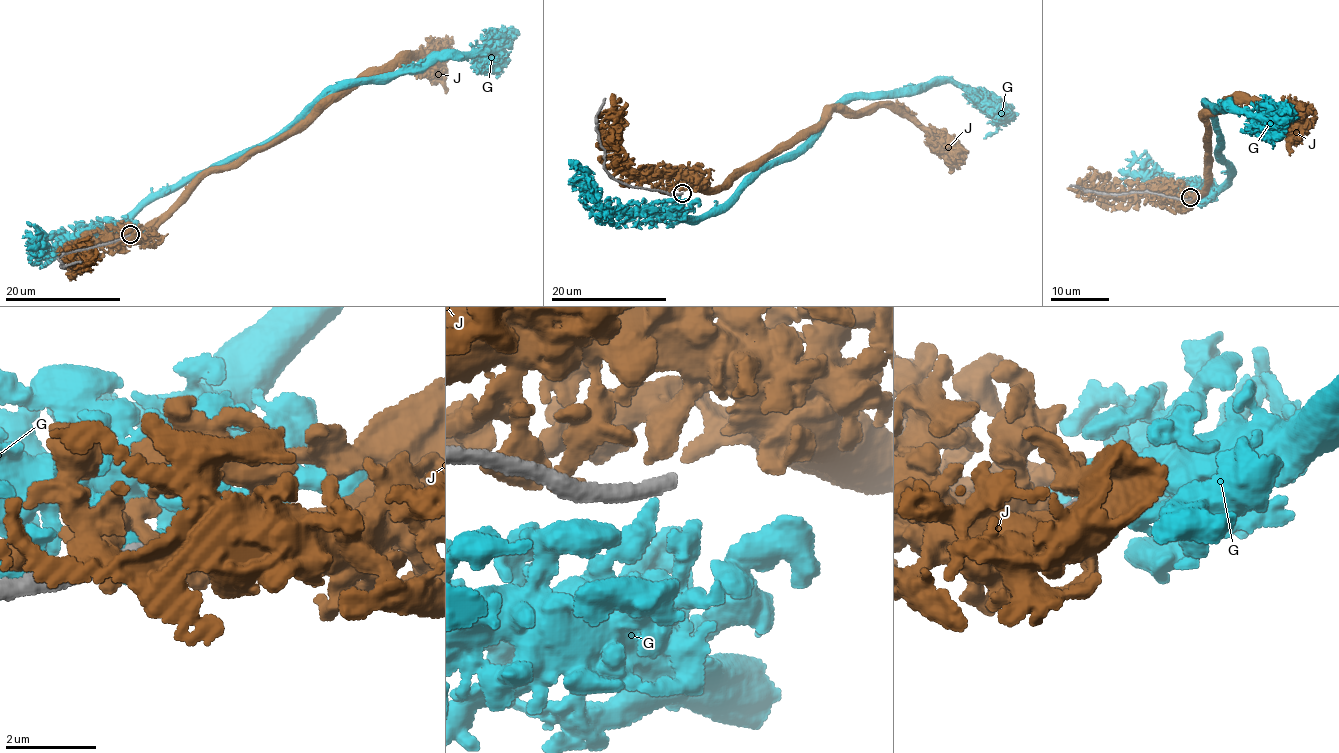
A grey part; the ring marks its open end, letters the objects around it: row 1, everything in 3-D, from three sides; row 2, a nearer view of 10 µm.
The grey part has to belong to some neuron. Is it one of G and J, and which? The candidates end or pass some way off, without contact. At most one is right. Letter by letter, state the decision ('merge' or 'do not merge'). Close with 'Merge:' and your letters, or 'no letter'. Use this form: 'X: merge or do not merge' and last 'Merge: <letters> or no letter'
G: do not merge
J: do not merge
Merge: no letter

